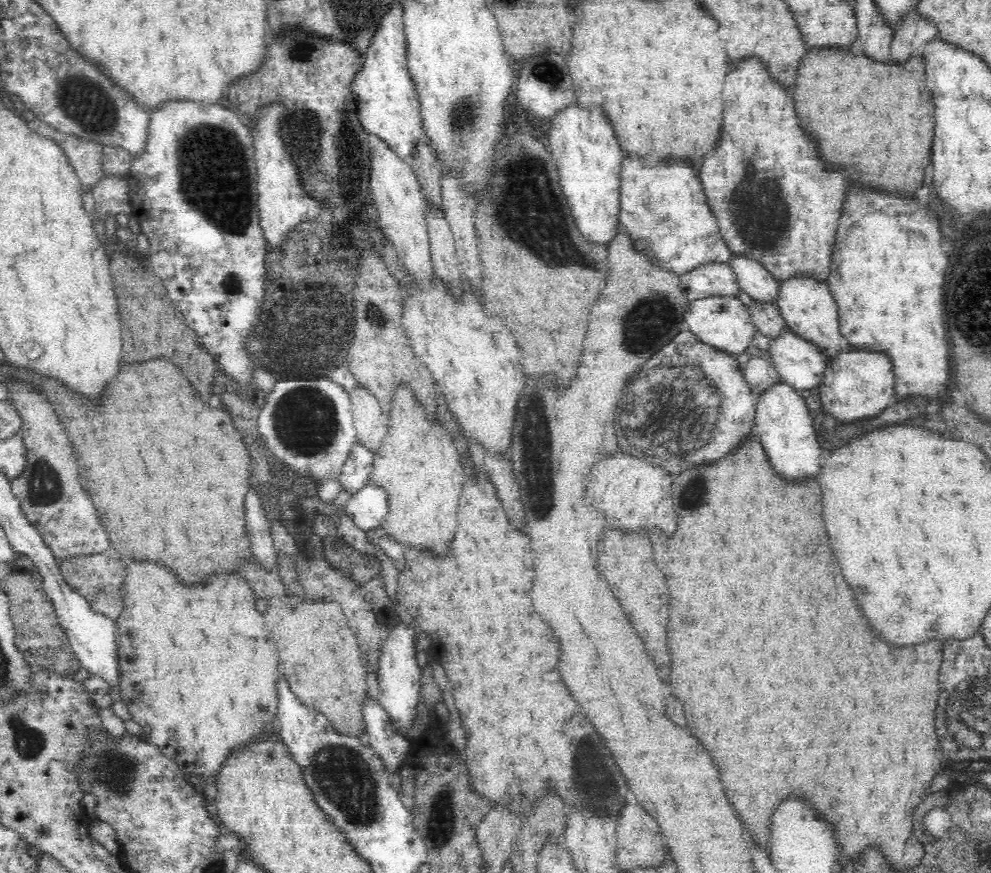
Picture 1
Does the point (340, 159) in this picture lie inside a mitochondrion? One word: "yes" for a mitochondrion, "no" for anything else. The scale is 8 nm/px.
yes

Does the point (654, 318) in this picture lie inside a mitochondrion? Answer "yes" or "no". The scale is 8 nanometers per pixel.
yes

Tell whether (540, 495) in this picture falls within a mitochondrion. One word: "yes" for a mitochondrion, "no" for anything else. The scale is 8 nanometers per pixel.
yes

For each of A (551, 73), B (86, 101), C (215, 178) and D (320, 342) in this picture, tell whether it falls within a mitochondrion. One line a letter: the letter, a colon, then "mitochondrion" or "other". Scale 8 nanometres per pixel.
A: mitochondrion
B: mitochondrion
C: mitochondrion
D: mitochondrion

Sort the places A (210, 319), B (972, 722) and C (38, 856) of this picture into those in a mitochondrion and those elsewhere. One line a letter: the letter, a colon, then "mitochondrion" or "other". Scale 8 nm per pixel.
A: other
B: mitochondrion
C: other

